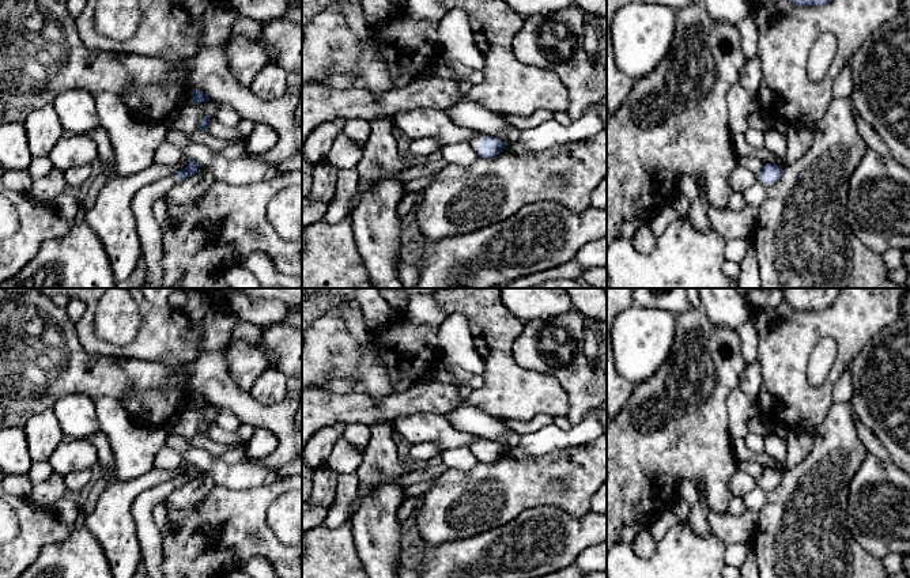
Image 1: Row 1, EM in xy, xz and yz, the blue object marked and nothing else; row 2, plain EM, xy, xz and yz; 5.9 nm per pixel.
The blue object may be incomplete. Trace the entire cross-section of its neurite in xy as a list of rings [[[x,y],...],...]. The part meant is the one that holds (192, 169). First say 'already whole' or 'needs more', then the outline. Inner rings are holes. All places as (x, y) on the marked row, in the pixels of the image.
needs more; [[[189,160],[185,169],[144,185],[131,204],[146,262],[144,288],[162,288],[162,228],[154,218],[152,204],[181,181],[199,174],[200,165]]]

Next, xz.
needs more; [[[477,133],[467,141],[477,151],[479,158],[492,159],[499,155],[506,143],[501,139],[495,139],[490,135]]]

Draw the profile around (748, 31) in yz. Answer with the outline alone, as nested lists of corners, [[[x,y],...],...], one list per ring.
[[[748,15],[740,23],[737,23],[740,31],[741,49],[747,58],[758,56],[759,50],[759,30],[756,27],[755,19]]]

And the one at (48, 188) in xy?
[[[53,167],[46,175],[34,180],[30,194],[44,201],[54,201],[68,188],[64,171]]]

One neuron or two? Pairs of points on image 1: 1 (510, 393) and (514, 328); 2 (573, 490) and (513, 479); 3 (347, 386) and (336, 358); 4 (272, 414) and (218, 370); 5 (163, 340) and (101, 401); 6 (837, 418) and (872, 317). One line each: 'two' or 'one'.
1: one
2: one
3: two
4: one
5: two
6: two

